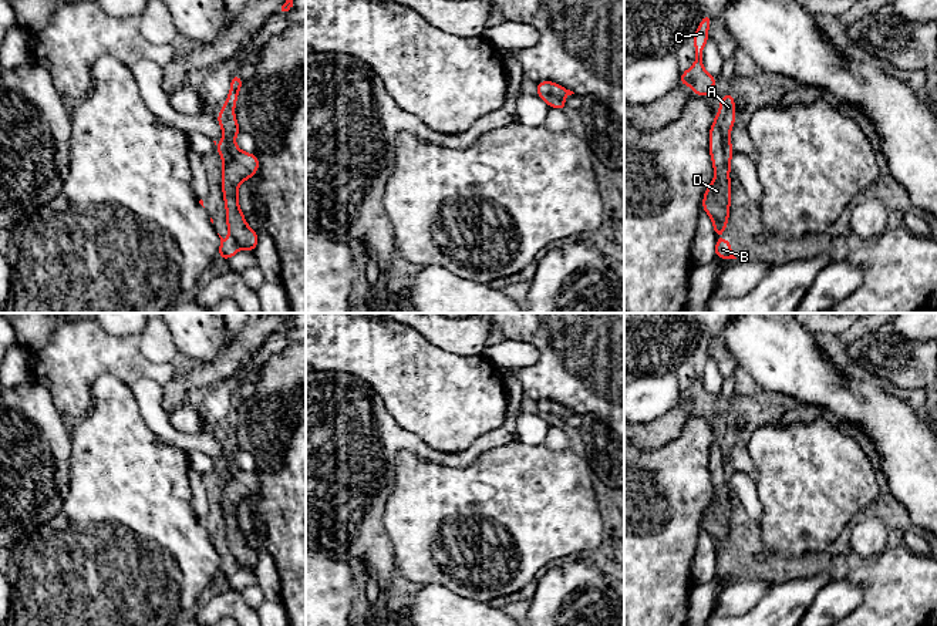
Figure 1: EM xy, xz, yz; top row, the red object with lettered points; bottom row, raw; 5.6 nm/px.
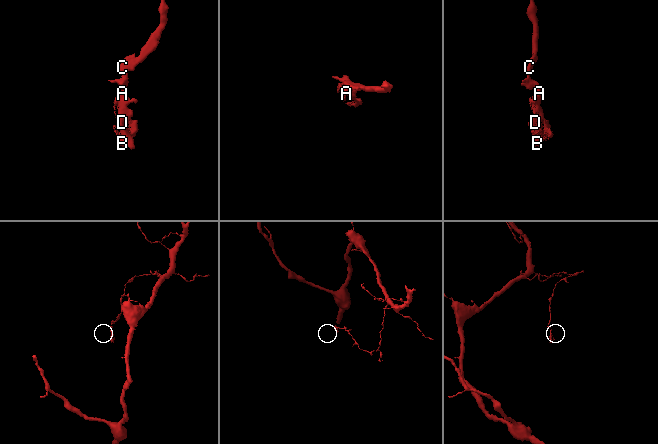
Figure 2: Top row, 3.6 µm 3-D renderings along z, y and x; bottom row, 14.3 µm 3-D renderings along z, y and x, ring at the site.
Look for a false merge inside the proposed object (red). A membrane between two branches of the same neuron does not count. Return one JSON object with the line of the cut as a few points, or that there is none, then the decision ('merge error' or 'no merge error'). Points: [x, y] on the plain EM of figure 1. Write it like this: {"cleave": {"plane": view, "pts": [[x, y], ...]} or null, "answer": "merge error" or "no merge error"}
{"cleave": {"plane": "yz", "pts": [[714, 440], [723, 455], [723, 478], [728, 484]]}, "answer": "merge error"}

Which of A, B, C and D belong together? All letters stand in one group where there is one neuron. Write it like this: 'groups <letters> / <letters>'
groups A B C / D

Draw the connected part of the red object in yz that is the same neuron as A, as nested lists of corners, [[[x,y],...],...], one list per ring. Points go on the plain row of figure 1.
[[[727,411],[719,421],[719,431],[715,434],[714,441],[719,445],[724,455],[724,479],[729,484],[734,467],[729,461],[729,451],[735,442],[735,423],[734,413]]]

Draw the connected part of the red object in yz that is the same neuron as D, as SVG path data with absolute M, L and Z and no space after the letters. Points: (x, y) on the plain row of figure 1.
M715 441L710 448L710 472L715 495L704 511L702 528L710 534L717 553L729 536L731 487L724 479L724 455Z

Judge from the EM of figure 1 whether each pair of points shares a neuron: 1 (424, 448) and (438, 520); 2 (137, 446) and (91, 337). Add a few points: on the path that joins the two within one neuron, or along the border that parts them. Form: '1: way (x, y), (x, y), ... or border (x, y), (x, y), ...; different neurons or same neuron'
1: border (394, 465), (401, 451), (413, 451), (459, 468); different neurons
2: border (131, 386), (103, 373), (94, 383), (91, 401); different neurons

